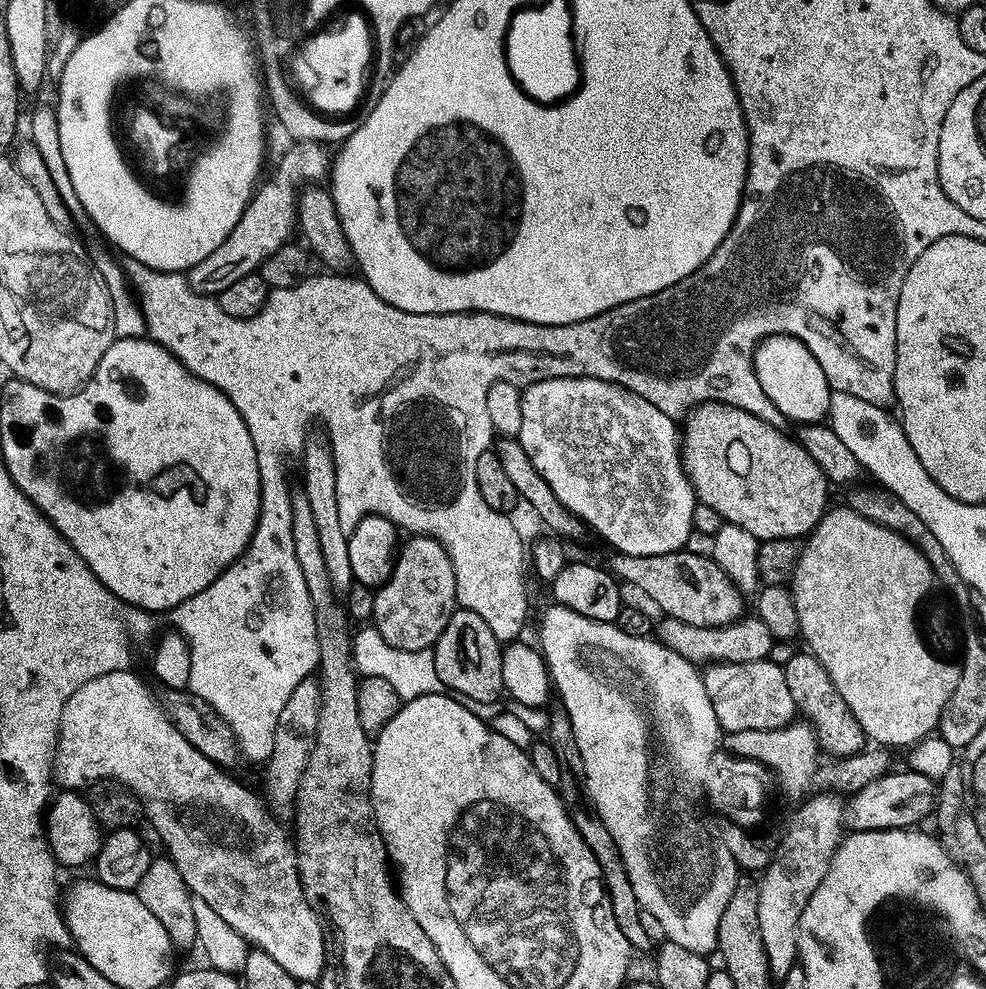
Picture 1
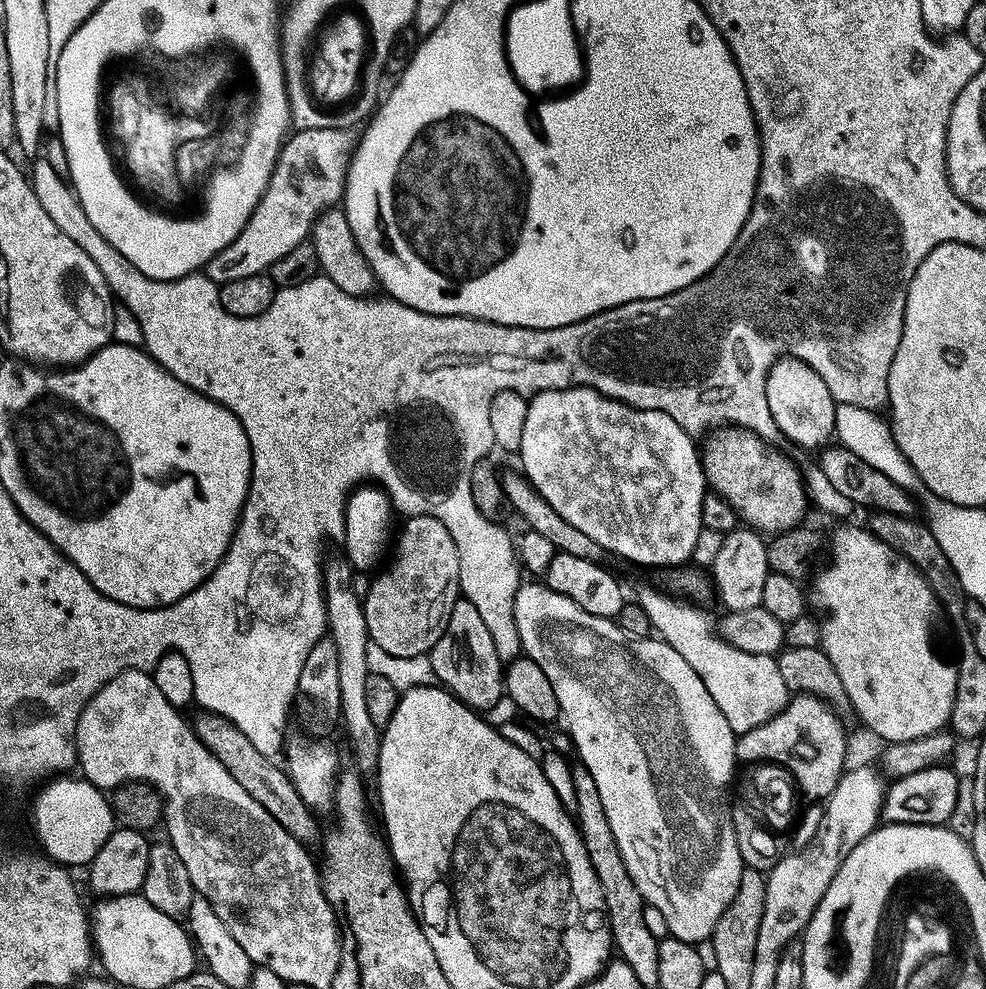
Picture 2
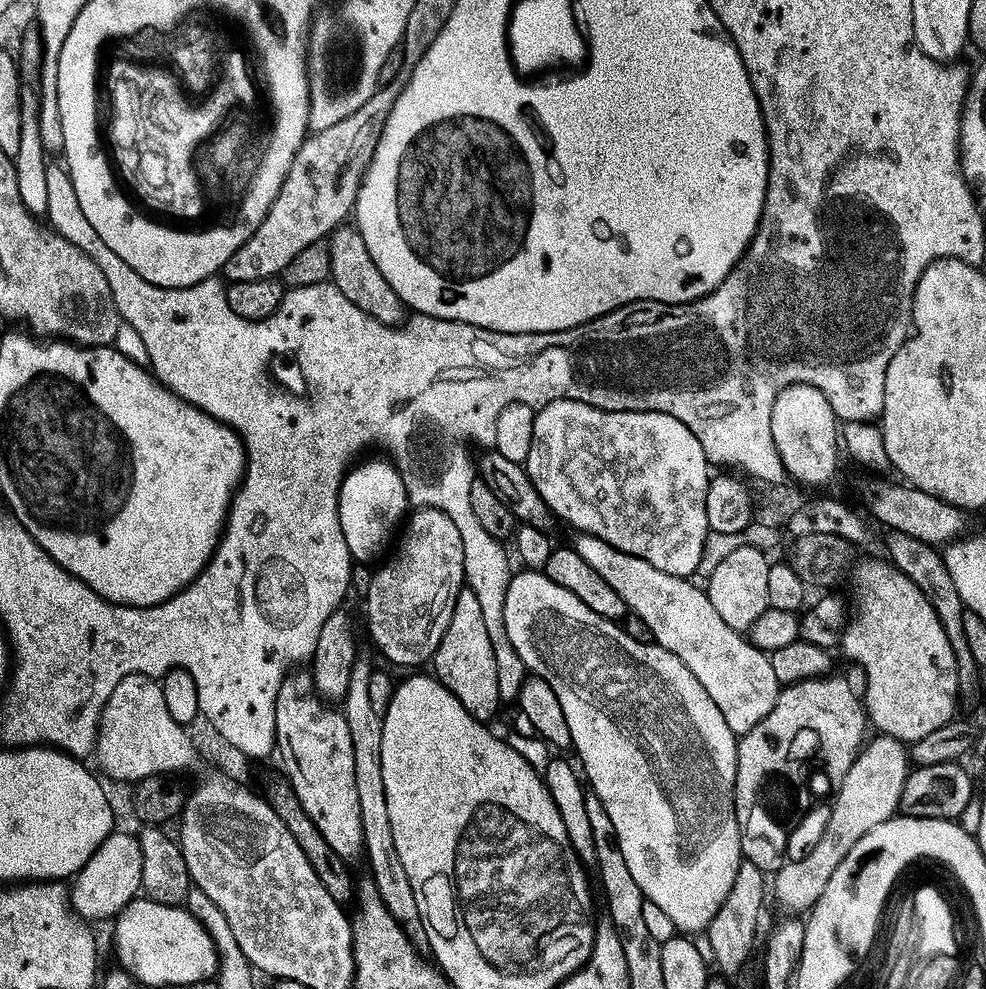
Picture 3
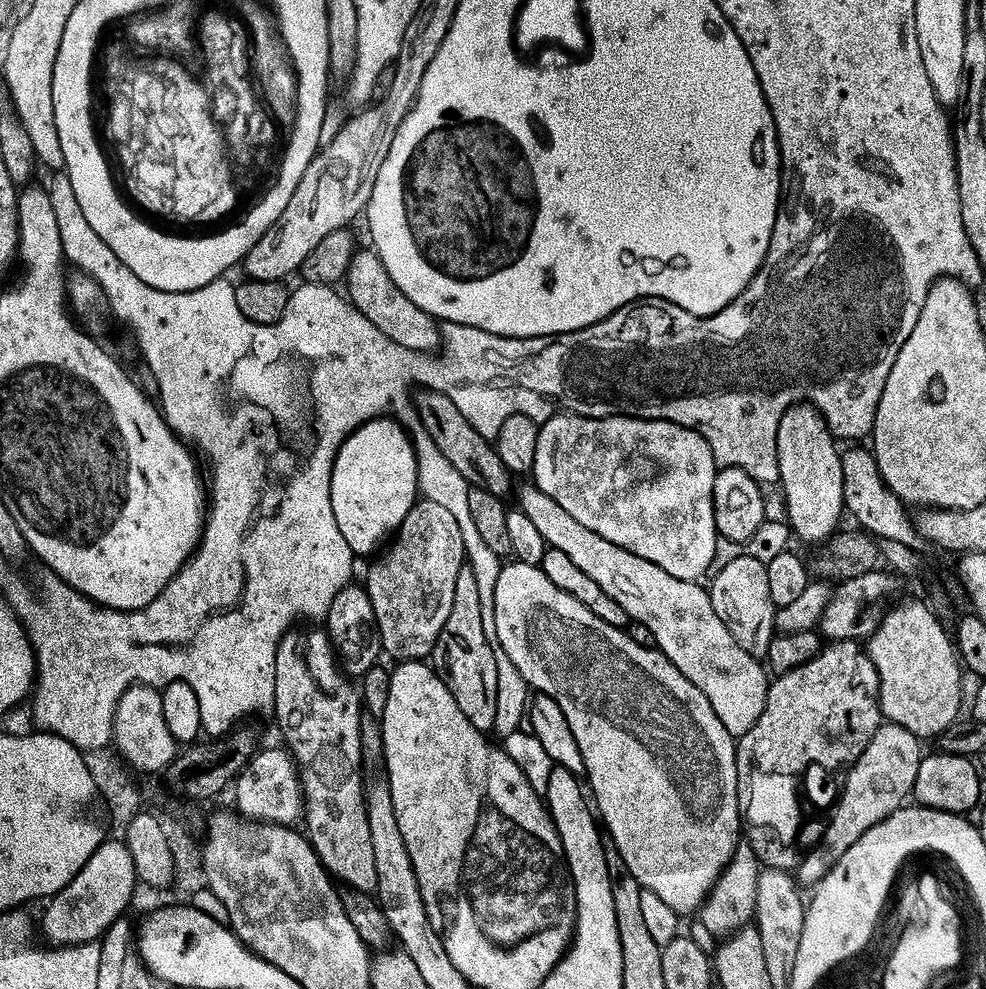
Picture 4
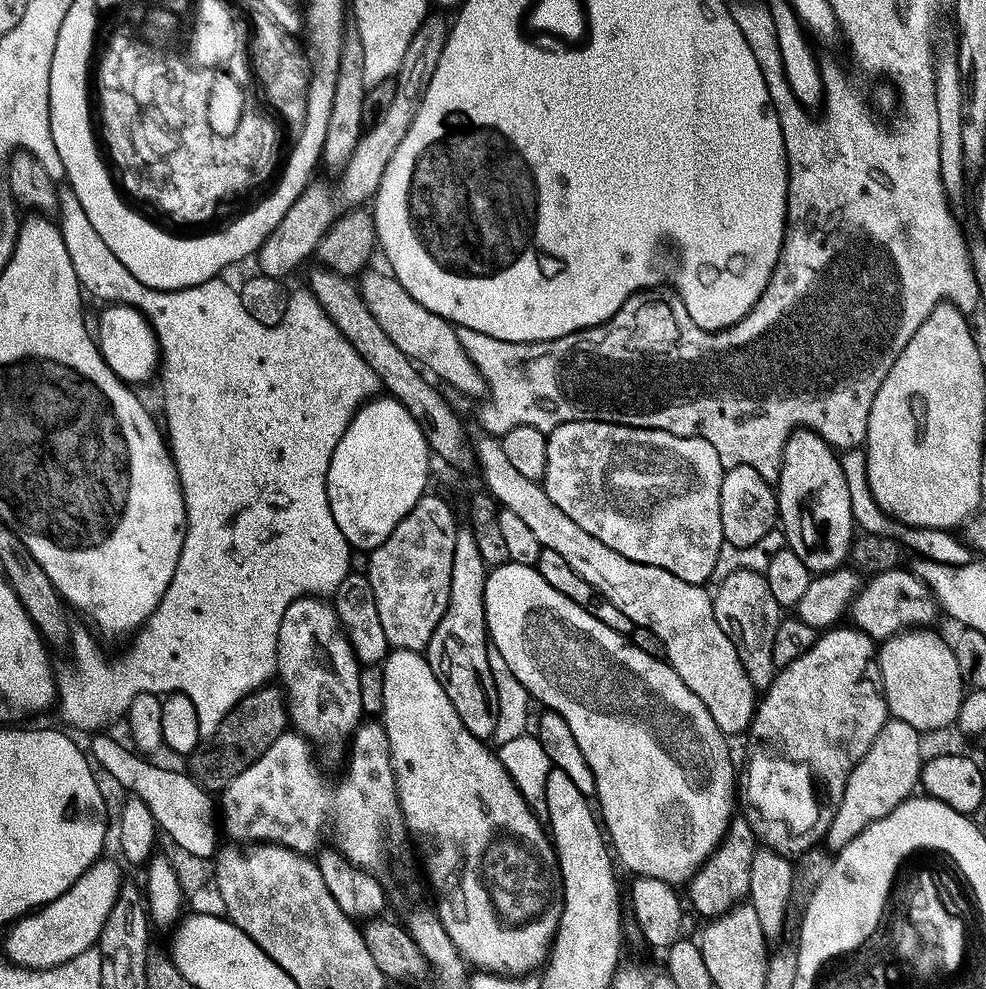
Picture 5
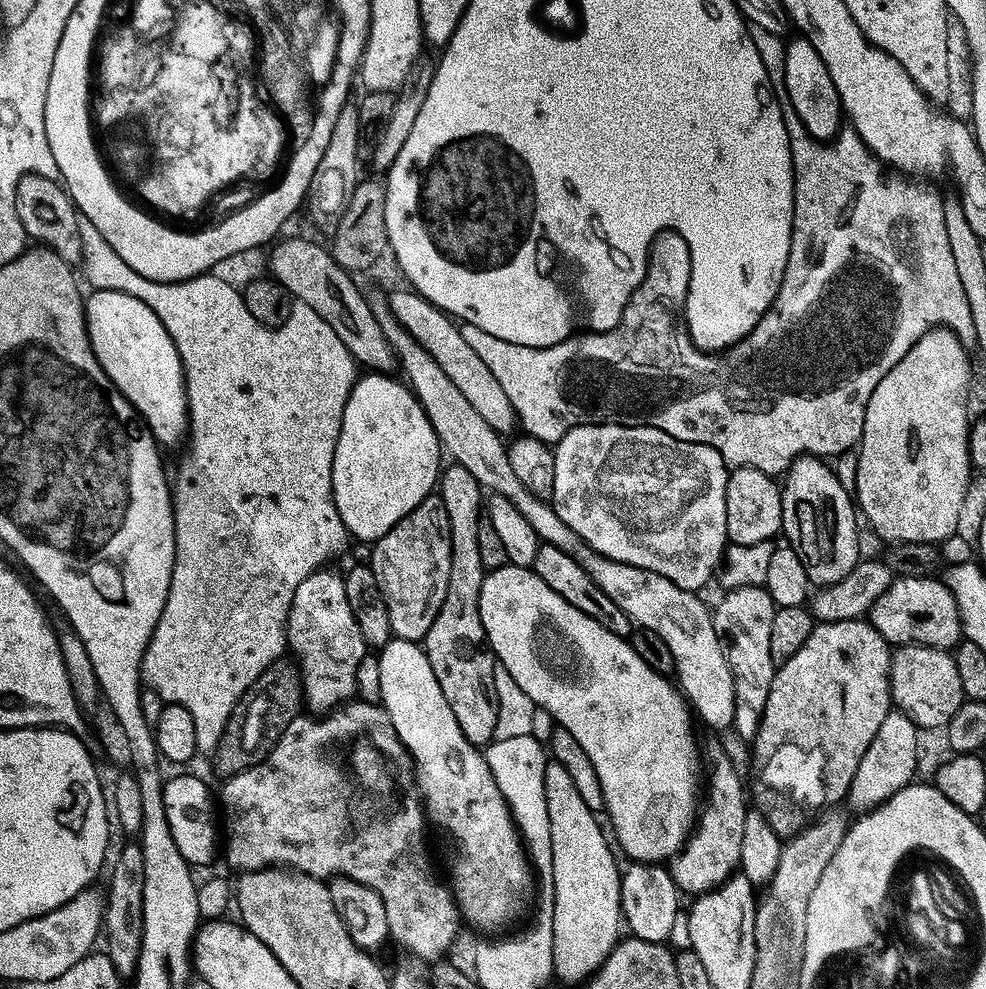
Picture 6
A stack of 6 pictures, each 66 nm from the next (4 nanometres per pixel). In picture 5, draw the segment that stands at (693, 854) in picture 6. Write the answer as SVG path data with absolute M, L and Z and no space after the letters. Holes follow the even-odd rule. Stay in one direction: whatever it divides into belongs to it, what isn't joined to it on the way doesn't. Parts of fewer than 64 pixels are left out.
M734 818L728 824L720 845L706 858L706 862L692 876L686 885L686 900L696 907L703 918L715 918L726 914L748 896L750 886L750 864L758 847L756 835L743 818ZM689 900L689 901L688 901Z

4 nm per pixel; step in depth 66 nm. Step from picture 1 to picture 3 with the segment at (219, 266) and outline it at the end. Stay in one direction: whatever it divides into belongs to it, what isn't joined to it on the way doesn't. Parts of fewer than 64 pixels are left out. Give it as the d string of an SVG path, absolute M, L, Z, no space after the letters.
M407 71L399 72L396 79L381 83L377 87L374 95L367 100L366 106L362 106L362 110L354 110L350 118L342 118L342 122L334 122L332 126L313 131L305 139L296 151L296 160L290 166L288 176L282 182L280 192L270 206L266 218L260 223L256 233L248 239L247 244L243 244L224 263L222 276L225 281L271 280L279 277L301 250L306 250L306 246L311 244L321 243L331 236L333 229L340 227L353 215L364 172L372 161L372 155L386 126L386 118L390 118L390 110L398 102L408 78Z

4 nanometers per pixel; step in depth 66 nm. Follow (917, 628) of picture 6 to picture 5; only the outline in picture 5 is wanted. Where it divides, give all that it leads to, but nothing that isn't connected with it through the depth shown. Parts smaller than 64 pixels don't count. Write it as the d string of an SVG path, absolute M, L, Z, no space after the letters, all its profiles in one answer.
M899 566L878 572L868 581L852 599L851 627L864 632L871 640L883 642L900 632L935 625L932 623L936 620L936 612L938 616L938 605L932 591L907 567Z

